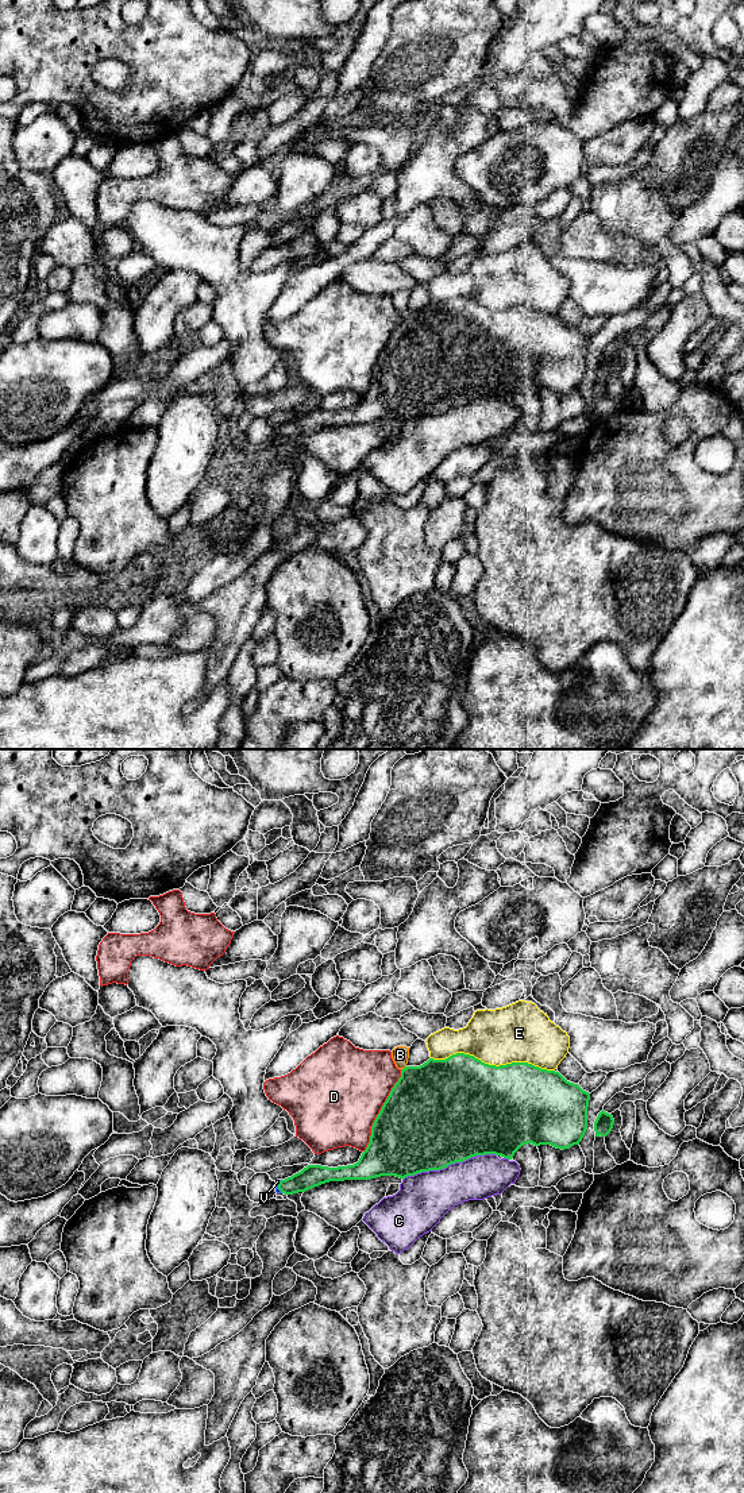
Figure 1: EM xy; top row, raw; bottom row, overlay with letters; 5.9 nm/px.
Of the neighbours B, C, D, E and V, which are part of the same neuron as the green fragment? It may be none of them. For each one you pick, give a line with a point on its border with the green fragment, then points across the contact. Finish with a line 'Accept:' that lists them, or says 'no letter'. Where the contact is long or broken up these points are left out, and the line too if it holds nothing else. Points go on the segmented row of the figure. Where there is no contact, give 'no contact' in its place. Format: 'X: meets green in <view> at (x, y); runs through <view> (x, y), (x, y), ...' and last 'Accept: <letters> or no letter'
V: meets green in xy at (278, 1187); runs through xy (312, 1176), (288, 1187), (278, 1187), (277, 1181)
Accept: V

